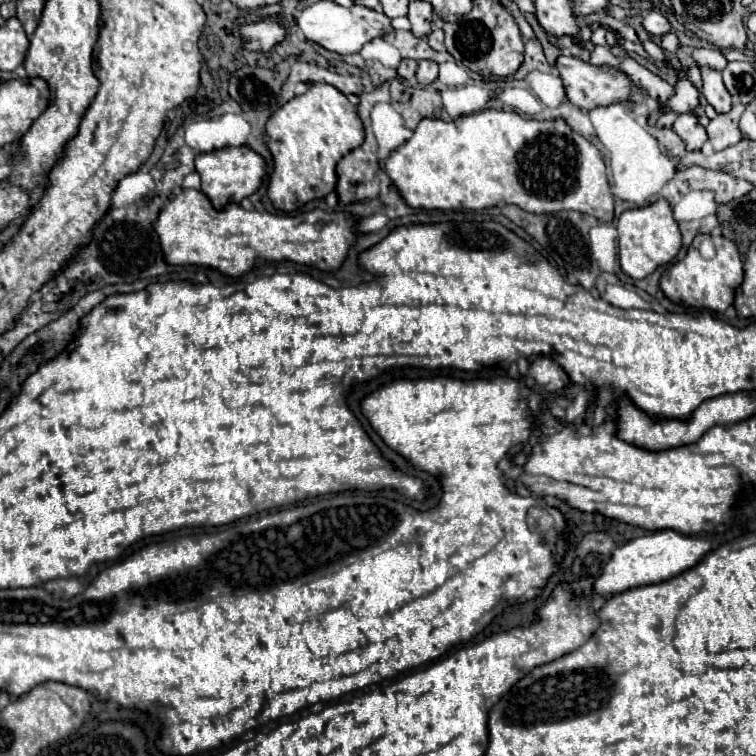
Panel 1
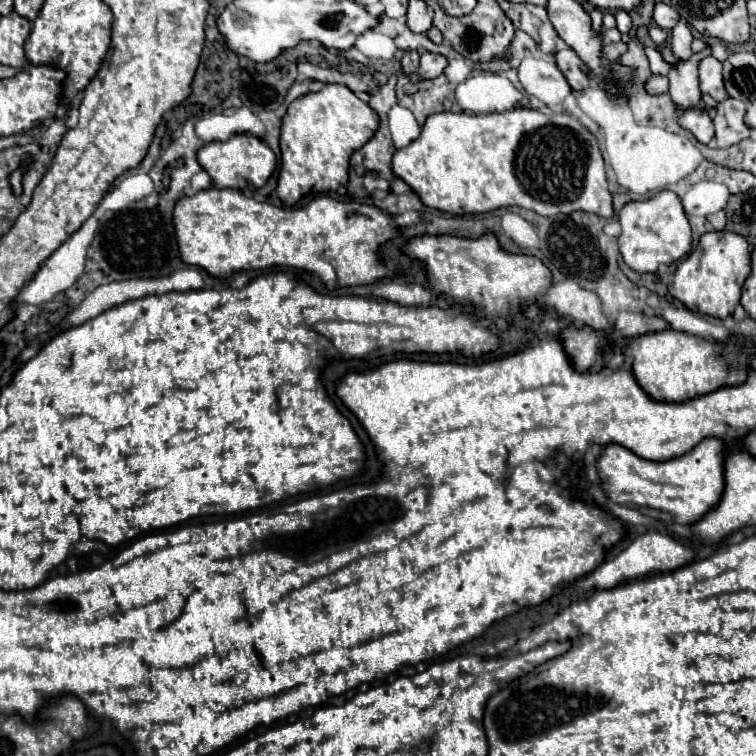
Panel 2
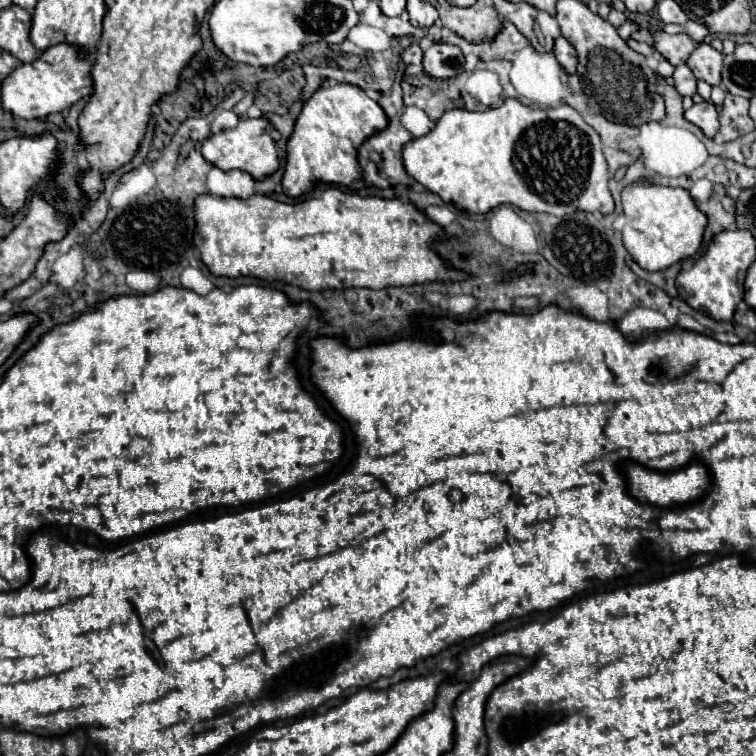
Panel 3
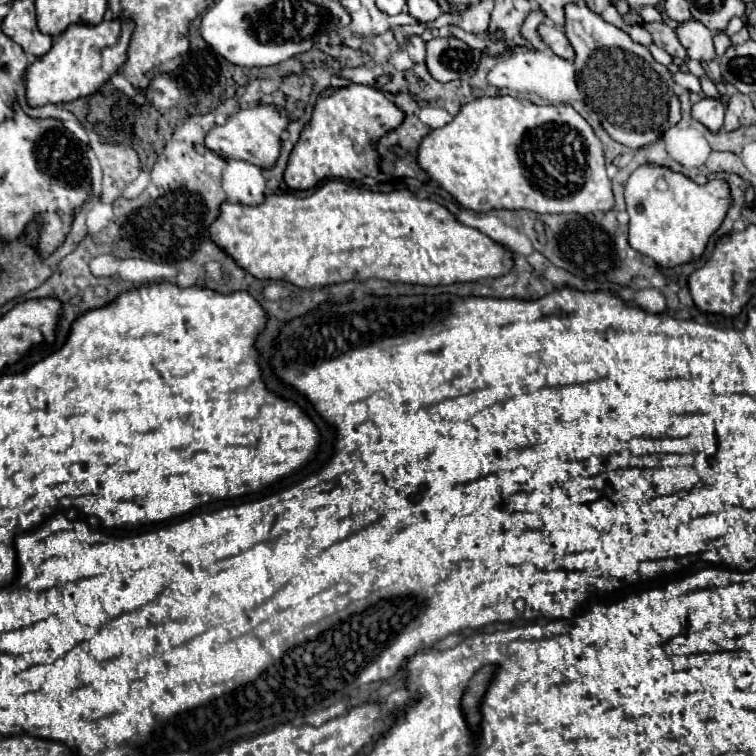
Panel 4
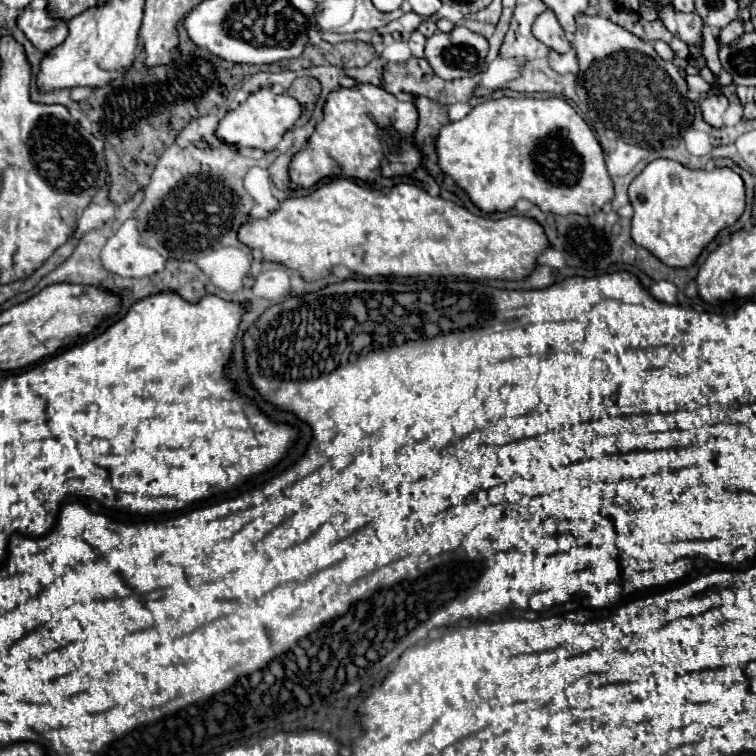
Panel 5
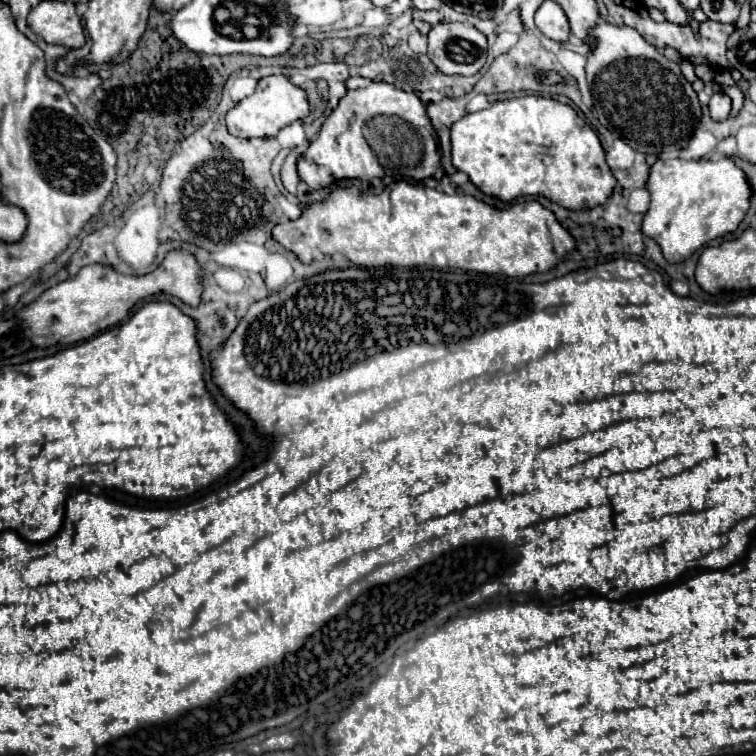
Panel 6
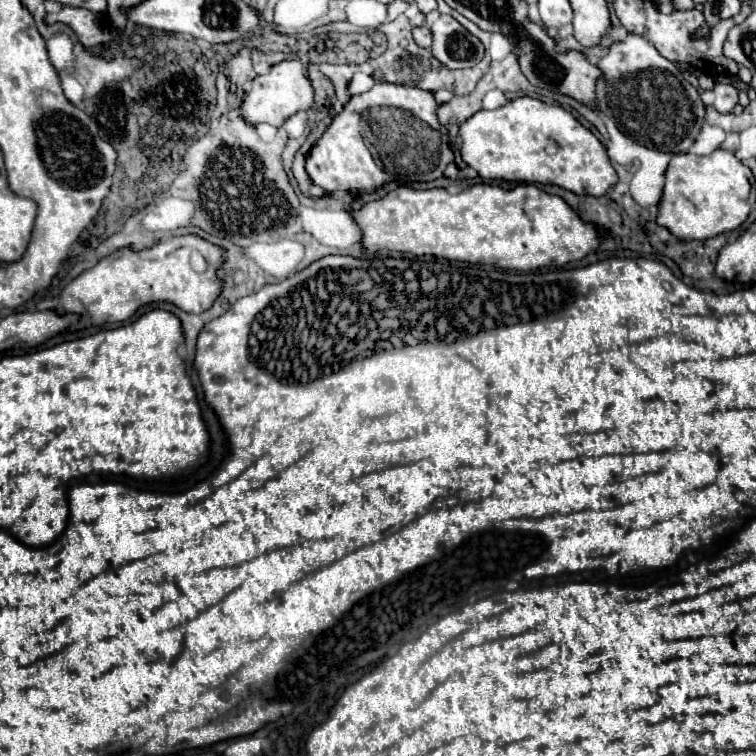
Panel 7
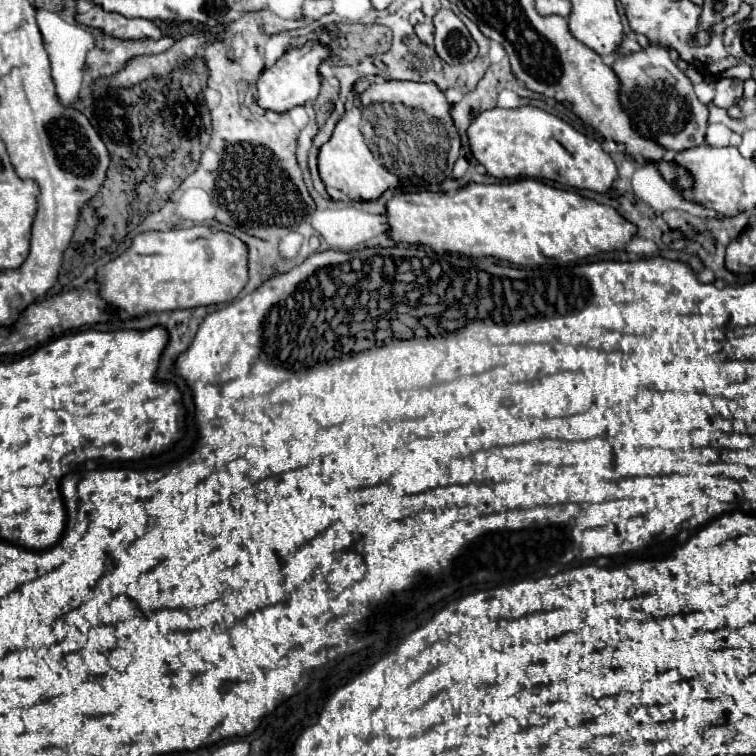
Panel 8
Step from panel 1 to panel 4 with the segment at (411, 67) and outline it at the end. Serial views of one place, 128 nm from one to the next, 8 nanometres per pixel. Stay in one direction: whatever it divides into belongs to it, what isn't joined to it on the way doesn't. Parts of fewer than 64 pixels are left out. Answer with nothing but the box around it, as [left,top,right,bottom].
[406,36,426,62]

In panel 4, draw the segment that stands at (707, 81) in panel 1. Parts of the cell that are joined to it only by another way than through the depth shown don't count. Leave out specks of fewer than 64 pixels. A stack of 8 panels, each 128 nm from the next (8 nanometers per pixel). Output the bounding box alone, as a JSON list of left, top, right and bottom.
[674,18,714,62]

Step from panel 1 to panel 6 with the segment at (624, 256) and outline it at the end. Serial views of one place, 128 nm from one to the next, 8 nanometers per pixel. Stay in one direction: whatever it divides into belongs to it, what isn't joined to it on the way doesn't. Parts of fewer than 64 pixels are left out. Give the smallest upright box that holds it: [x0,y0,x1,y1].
[642,158,750,262]

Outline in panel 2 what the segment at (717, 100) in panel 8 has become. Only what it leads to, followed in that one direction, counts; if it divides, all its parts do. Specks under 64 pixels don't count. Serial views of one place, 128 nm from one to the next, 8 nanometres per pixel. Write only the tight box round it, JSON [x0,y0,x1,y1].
[680,108,714,144]

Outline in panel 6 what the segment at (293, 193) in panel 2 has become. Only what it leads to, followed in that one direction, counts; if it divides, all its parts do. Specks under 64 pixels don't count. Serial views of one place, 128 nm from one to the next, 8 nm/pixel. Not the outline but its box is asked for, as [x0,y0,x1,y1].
[298,82,440,190]

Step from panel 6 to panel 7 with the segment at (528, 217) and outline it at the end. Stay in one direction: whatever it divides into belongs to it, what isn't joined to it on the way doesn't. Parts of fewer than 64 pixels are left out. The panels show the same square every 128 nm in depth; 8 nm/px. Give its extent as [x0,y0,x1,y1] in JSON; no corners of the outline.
[352,184,600,272]

